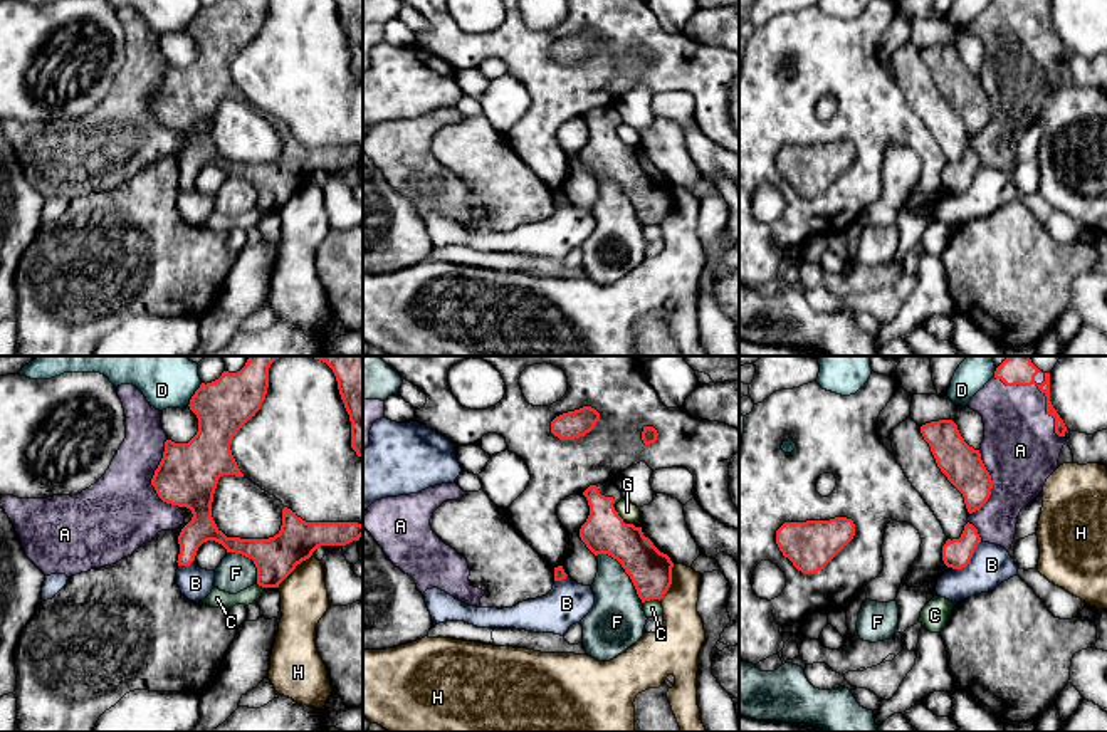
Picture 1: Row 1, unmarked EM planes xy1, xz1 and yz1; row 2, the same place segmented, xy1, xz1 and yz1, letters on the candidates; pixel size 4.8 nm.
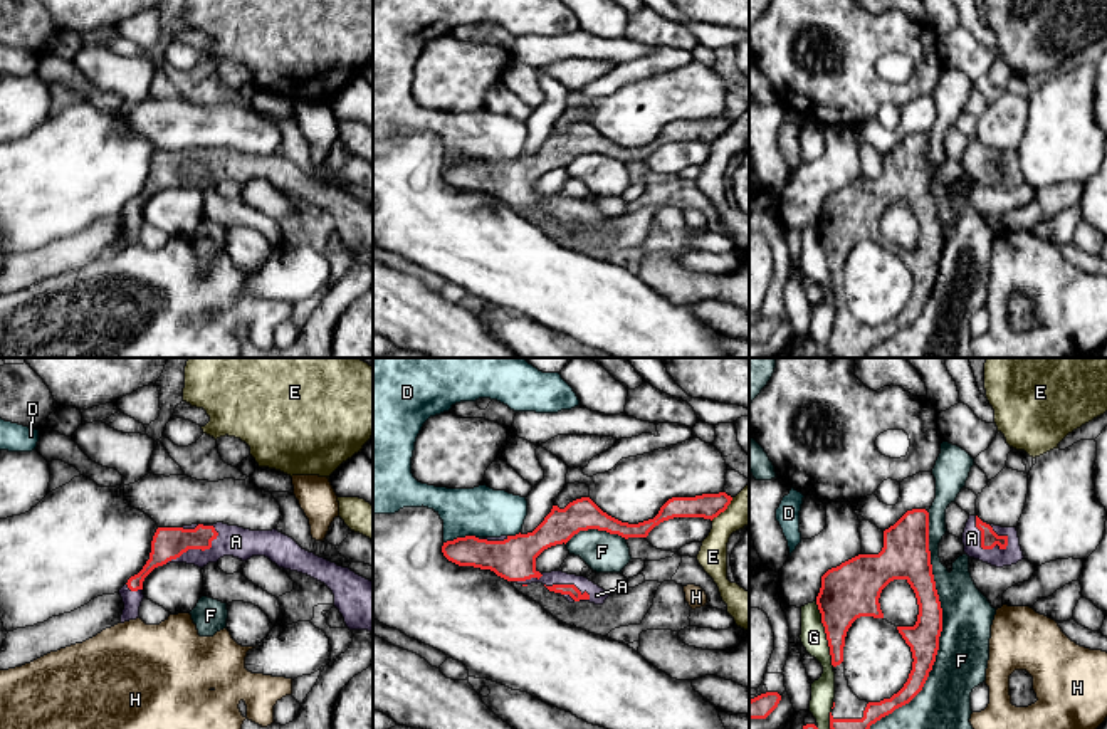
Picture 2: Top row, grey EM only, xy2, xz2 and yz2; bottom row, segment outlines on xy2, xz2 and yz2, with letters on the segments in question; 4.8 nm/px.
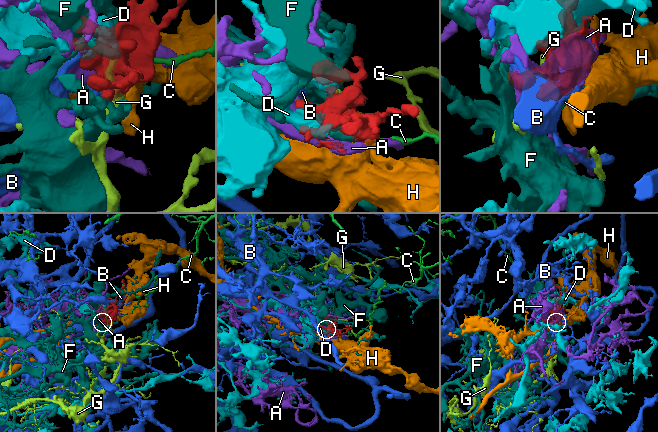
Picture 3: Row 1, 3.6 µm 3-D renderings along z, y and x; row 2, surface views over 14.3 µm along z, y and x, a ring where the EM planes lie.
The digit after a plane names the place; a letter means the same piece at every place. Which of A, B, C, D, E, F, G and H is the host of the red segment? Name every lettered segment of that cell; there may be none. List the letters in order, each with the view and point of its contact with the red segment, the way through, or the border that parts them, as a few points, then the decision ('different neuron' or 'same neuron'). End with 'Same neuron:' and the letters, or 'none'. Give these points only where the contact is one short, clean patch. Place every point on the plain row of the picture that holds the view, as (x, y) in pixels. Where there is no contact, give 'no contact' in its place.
A: contact yz1 (1040, 14); same neuron
B: contact yz1 (970, 183); border yz1 (981, 165), (971, 183), (965, 190), (953, 193); different neuron
C: contact xz1 (650, 222); different neuron
D: contact xz2 (461, 162); different neuron
E: contact xz2 (723, 135); different neuron
F: contact yz2 (941, 252); different neuron
G: contact yz2 (825, 256); different neuron
H: contact xy1 (294, 192); border xy1 (311, 178), (278, 212); different neuron
Same neuron: A

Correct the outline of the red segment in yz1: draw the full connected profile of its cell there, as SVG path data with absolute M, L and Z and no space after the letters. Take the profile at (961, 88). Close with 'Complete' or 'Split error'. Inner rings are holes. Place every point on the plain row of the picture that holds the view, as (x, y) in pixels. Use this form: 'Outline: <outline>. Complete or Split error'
Outline: M993 0L968 30L983 40L984 65L979 74L964 65L952 44L921 50L937 91L963 118L969 136L961 161L942 170L942 185L952 193L966 191L981 165L1006 175L1011 171L1021 133L1040 119L1067 67L1067 50L1050 25L1050 0Z. Split error

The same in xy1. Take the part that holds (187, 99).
Outline: M220 0L212 7L202 7L188 29L198 42L198 55L188 67L165 65L163 82L155 94L151 109L163 126L186 131L193 138L178 159L178 190L190 190L195 185L198 171L207 165L215 165L227 176L242 178L254 185L259 210L279 212L296 190L309 183L317 171L346 170L359 165L363 149L358 146L306 146L296 136L284 131L281 154L269 163L227 161L217 151L212 141L212 126L218 102L223 99L244 101L232 79L230 67L235 57L260 34L267 12L269 0Z. Complete

